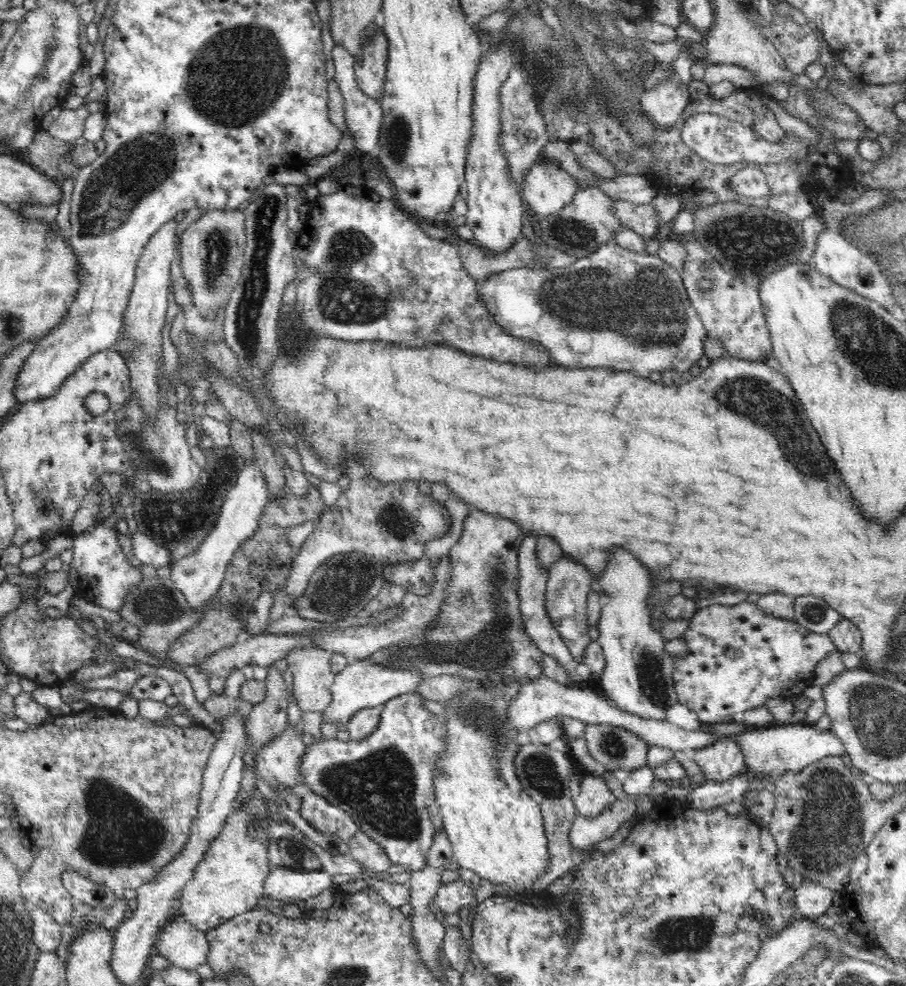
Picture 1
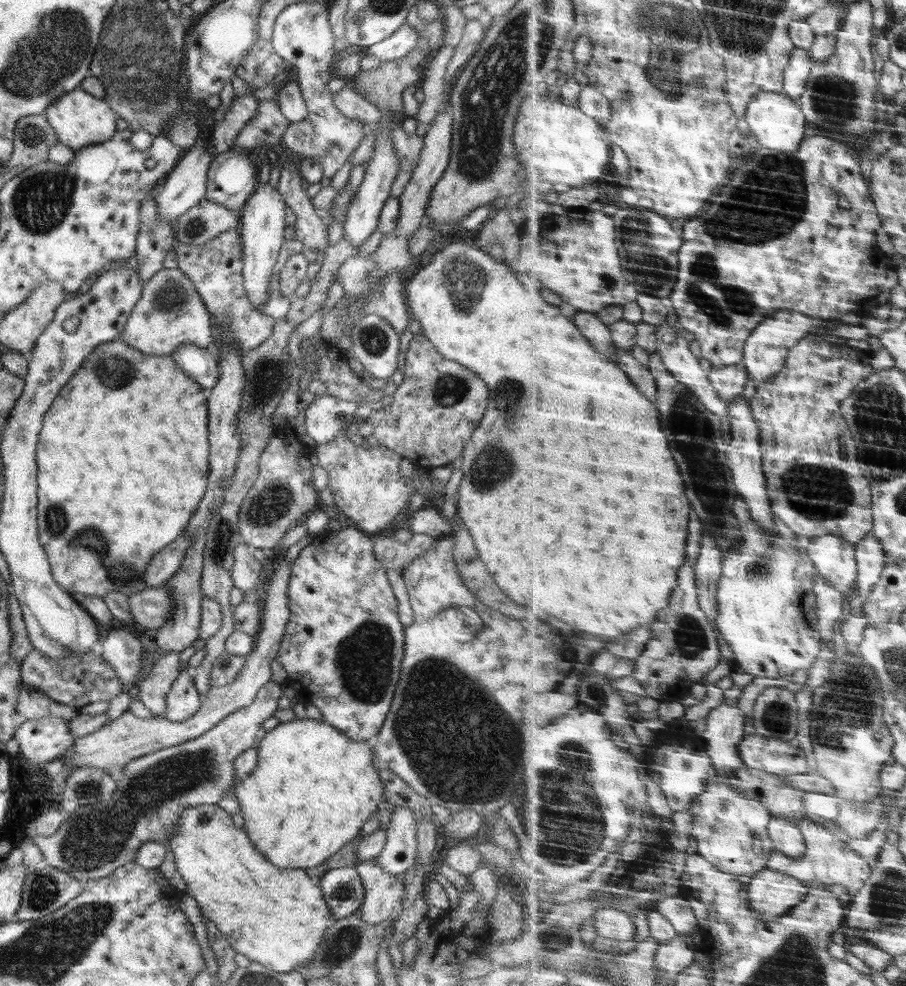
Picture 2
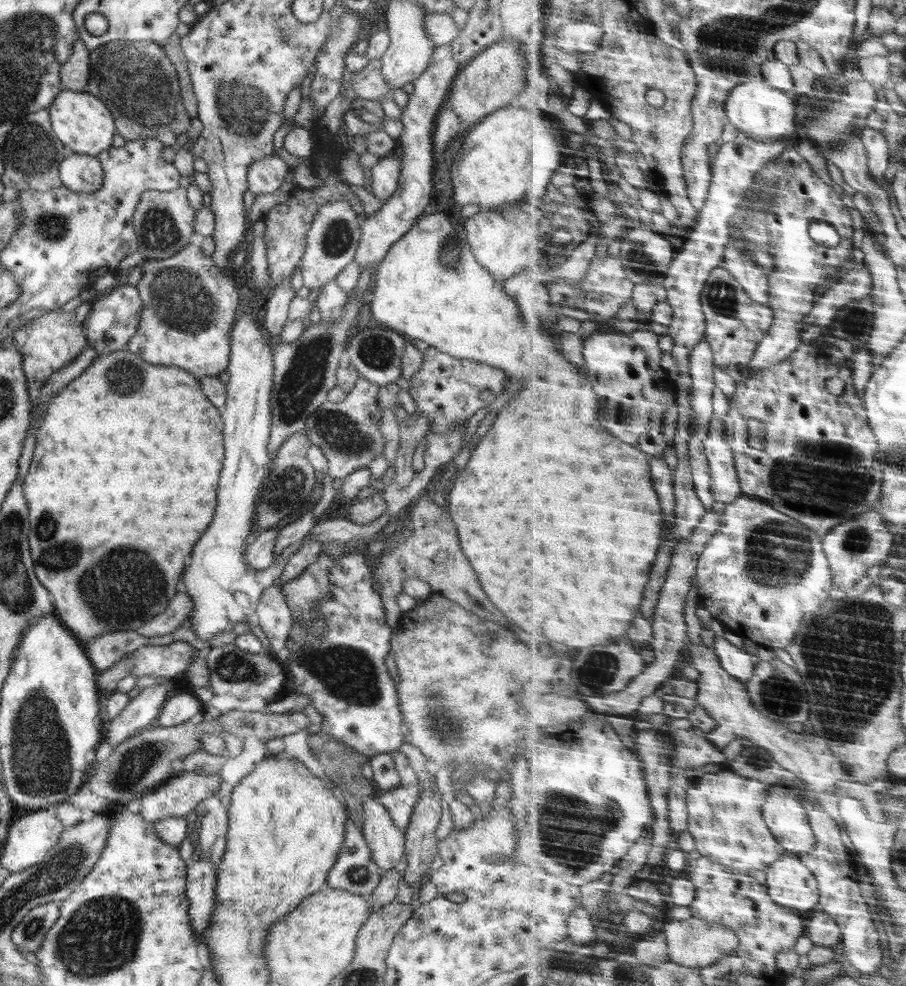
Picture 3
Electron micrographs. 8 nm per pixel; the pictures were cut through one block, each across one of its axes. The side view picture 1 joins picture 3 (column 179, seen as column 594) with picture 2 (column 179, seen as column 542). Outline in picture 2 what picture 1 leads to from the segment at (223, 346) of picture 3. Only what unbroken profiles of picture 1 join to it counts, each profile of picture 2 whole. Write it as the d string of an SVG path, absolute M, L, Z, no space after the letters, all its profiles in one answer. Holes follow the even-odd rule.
M162 268L143 286L141 297L126 321L121 340L144 354L170 357L177 348L186 344L211 349L215 342L213 324L214 320L192 281L180 269Z

